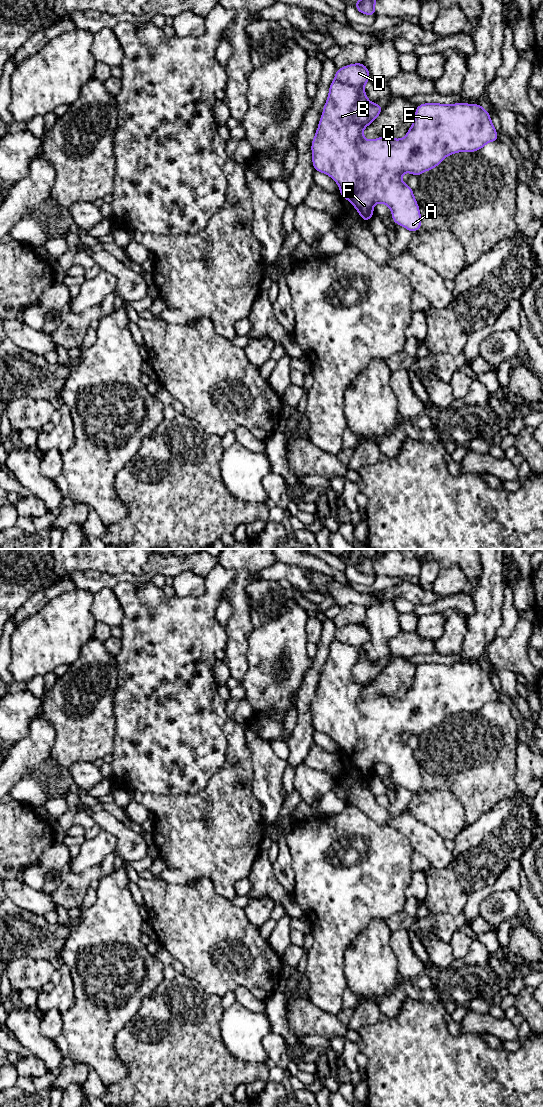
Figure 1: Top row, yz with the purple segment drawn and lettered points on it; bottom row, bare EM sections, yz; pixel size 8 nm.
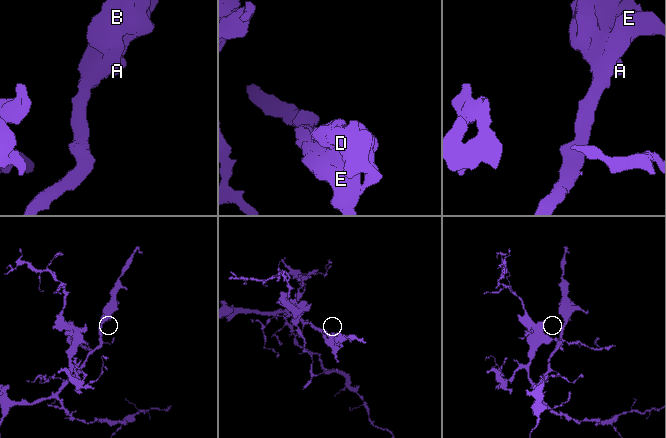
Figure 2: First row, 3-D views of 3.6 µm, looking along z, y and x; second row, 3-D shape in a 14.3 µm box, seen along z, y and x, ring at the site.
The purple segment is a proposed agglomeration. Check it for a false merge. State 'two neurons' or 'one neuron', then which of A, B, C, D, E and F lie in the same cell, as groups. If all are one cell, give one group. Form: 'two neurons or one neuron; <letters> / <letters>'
one neuron; A B C D E F

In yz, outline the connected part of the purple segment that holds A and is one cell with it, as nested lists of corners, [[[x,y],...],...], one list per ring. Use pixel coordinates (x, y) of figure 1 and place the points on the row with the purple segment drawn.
[[[364,63],[336,69],[335,79],[330,84],[328,98],[311,144],[312,164],[315,171],[327,174],[338,184],[341,197],[352,203],[362,221],[368,222],[374,215],[375,203],[384,203],[391,209],[392,221],[414,233],[422,226],[420,208],[413,189],[402,182],[402,174],[410,172],[411,175],[420,177],[423,172],[436,168],[445,157],[458,152],[476,152],[487,143],[498,141],[499,137],[489,112],[480,104],[423,103],[416,106],[413,123],[403,139],[381,136],[375,140],[366,140],[363,136],[364,128],[372,124],[384,109],[368,100],[364,85],[369,80],[370,73]]]

